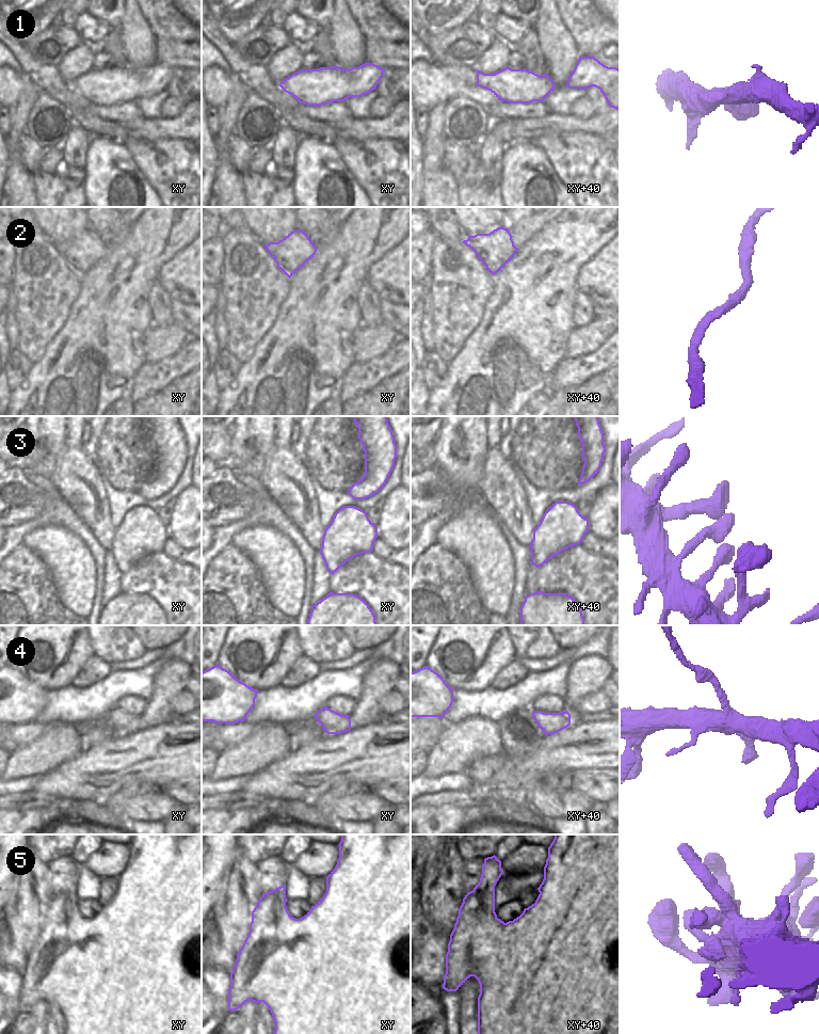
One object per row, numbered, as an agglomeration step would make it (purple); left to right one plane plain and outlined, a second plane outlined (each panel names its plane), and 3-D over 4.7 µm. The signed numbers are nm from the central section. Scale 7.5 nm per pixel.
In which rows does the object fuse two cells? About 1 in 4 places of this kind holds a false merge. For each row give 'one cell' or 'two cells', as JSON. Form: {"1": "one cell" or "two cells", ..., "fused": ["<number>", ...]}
{"1": "one cell", "2": "one cell", "3": "one cell", "4": "one cell", "5": "one cell", "fused": []}

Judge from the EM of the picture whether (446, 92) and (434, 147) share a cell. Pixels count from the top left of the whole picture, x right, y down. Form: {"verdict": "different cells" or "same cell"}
{"verdict": "different cells"}

